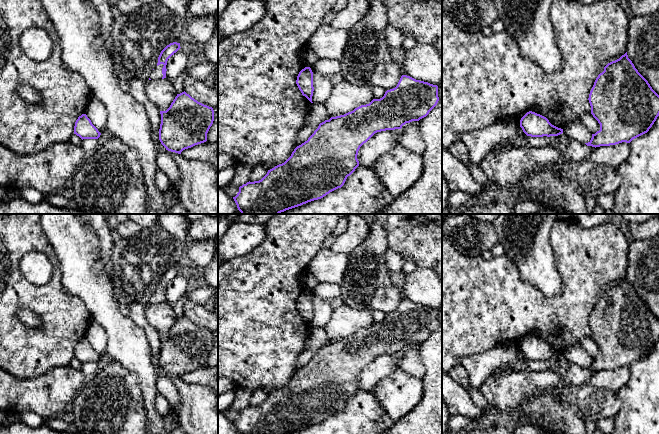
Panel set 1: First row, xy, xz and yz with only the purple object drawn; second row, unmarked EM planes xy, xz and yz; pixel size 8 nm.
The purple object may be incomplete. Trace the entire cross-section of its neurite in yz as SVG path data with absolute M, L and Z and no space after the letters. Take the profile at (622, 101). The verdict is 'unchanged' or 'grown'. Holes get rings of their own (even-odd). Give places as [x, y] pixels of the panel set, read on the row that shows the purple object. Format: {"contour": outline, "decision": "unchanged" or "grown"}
{"contour": "M627 52L604 67L588 100L600 130L585 144L595 148L630 143L647 133L659 116L659 95L635 68Z", "decision": "unchanged"}

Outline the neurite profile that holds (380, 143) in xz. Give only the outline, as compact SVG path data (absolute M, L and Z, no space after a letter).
M401 129L386 130L375 133L364 143L357 155L359 165L372 167L379 157L399 143Z

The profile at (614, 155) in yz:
M629 143L596 147L589 158L598 165L609 165L617 169L630 155Z

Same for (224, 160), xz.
M218 154L218 172L228 167L235 167L237 162L228 154Z

